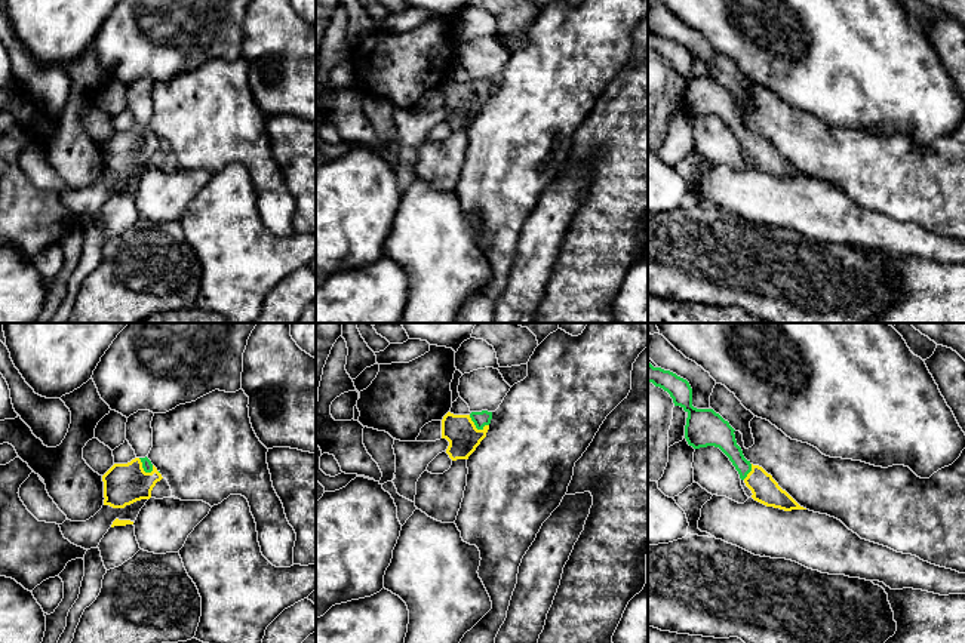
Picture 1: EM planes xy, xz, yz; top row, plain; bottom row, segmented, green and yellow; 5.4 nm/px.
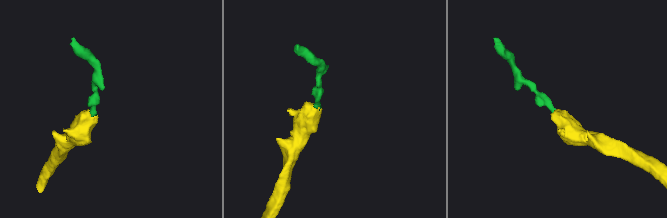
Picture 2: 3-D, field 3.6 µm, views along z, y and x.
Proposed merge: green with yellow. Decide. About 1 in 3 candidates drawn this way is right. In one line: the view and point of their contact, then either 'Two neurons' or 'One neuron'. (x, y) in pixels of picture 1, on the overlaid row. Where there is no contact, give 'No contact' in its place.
Touches green at xz (476, 427). One neuron

